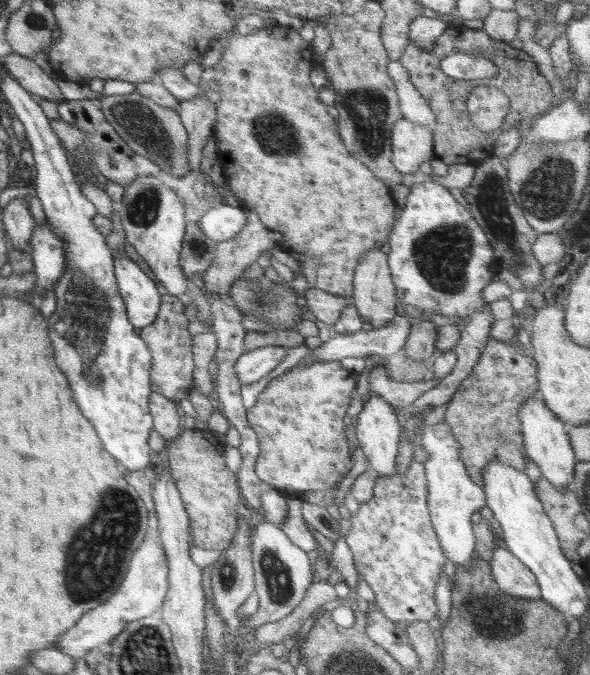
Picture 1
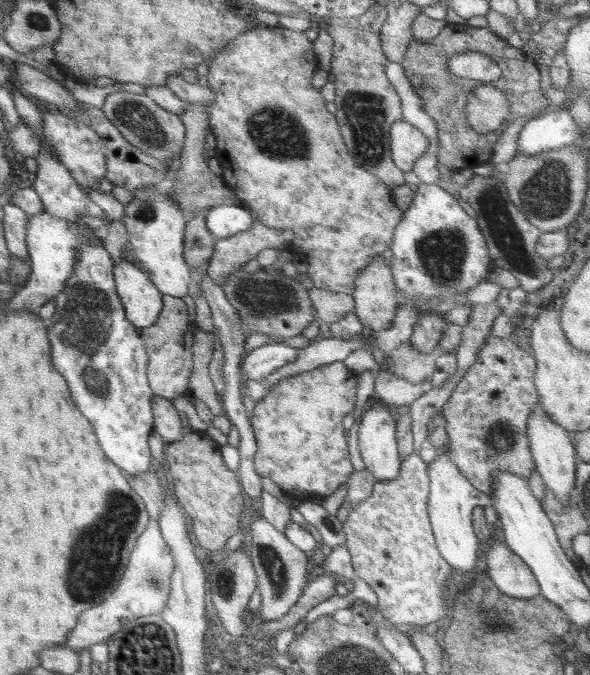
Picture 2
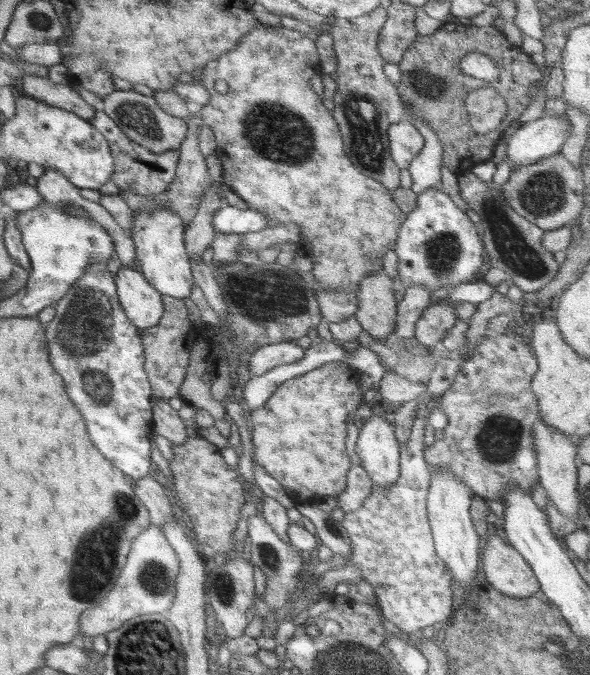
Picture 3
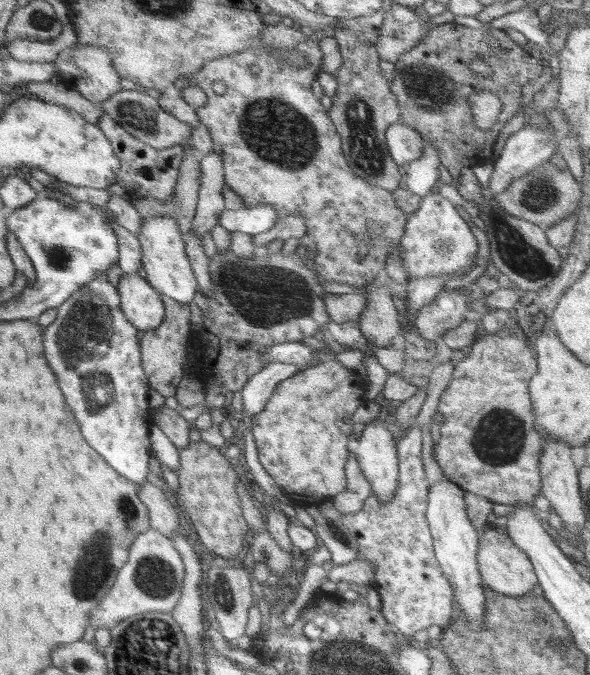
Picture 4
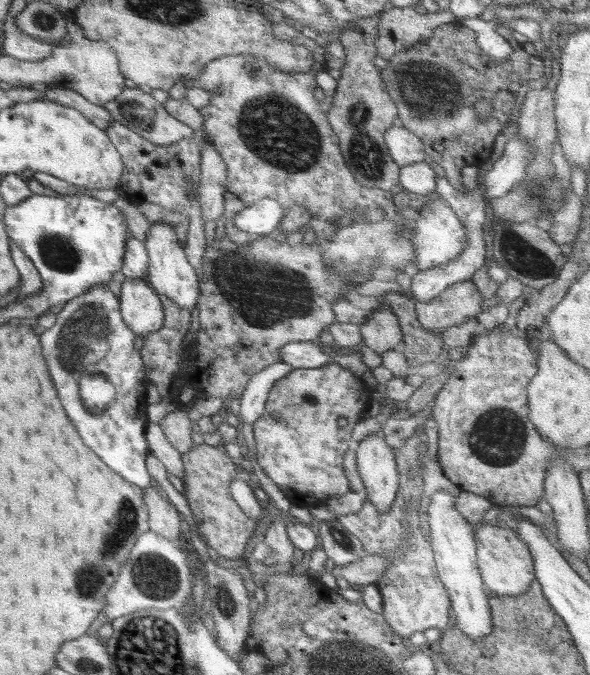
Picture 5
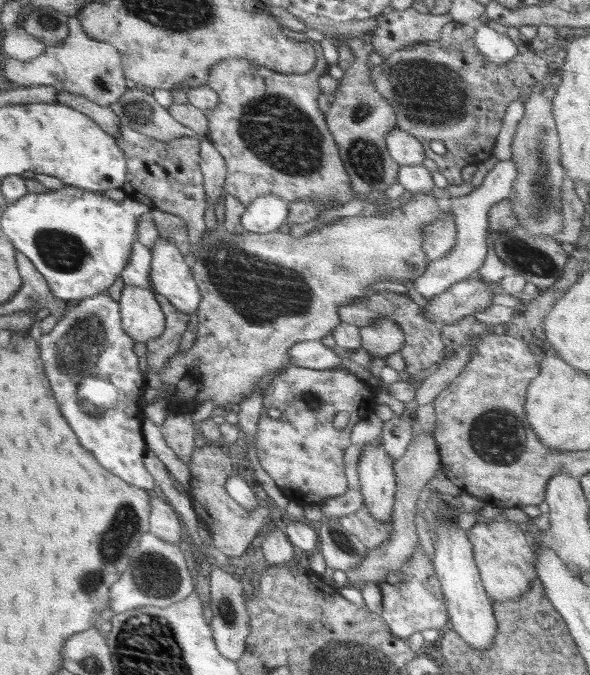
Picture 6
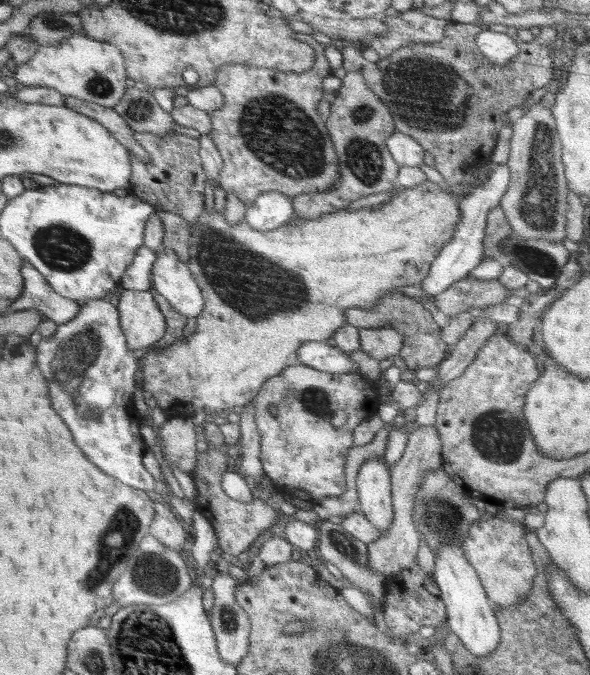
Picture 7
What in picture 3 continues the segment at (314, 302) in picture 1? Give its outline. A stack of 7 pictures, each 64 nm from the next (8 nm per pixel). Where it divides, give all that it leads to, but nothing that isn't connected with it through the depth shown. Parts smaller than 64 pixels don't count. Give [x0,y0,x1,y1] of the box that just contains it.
[316,290,358,323]

